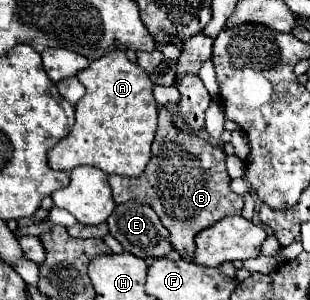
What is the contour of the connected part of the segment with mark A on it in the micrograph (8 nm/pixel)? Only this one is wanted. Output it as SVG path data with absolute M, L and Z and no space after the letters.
M110 51L92 61L76 77L86 87L86 95L74 107L76 123L72 131L48 151L50 169L72 171L78 165L90 165L108 175L142 175L150 159L158 117L158 105L152 95L154 85L148 75L138 65L130 63L124 51Z

